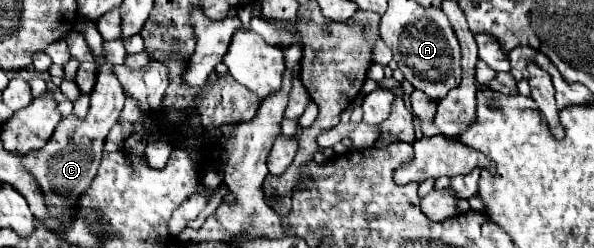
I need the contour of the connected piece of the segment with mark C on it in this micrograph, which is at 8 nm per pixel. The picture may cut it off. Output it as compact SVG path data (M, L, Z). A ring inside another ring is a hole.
M81 17L81 21L83 21L83 31L85 31L83 33L85 41L89 43L89 47L95 55L95 61L99 65L97 83L91 93L89 113L85 117L77 117L77 115L63 117L61 123L57 125L53 137L49 139L49 143L41 151L35 151L33 155L25 155L21 159L21 165L25 165L25 169L33 175L33 179L37 179L35 183L41 185L39 191L45 195L45 203L49 205L49 215L53 215L63 227L69 227L69 223L73 223L75 211L79 207L79 199L81 199L81 195L87 193L91 181L97 175L105 137L111 131L111 127L117 123L117 117L119 117L119 113L123 109L123 101L125 101L123 87L121 87L119 79L115 77L115 73L109 69L107 59L103 57L103 37L99 35L99 31L91 19Z

